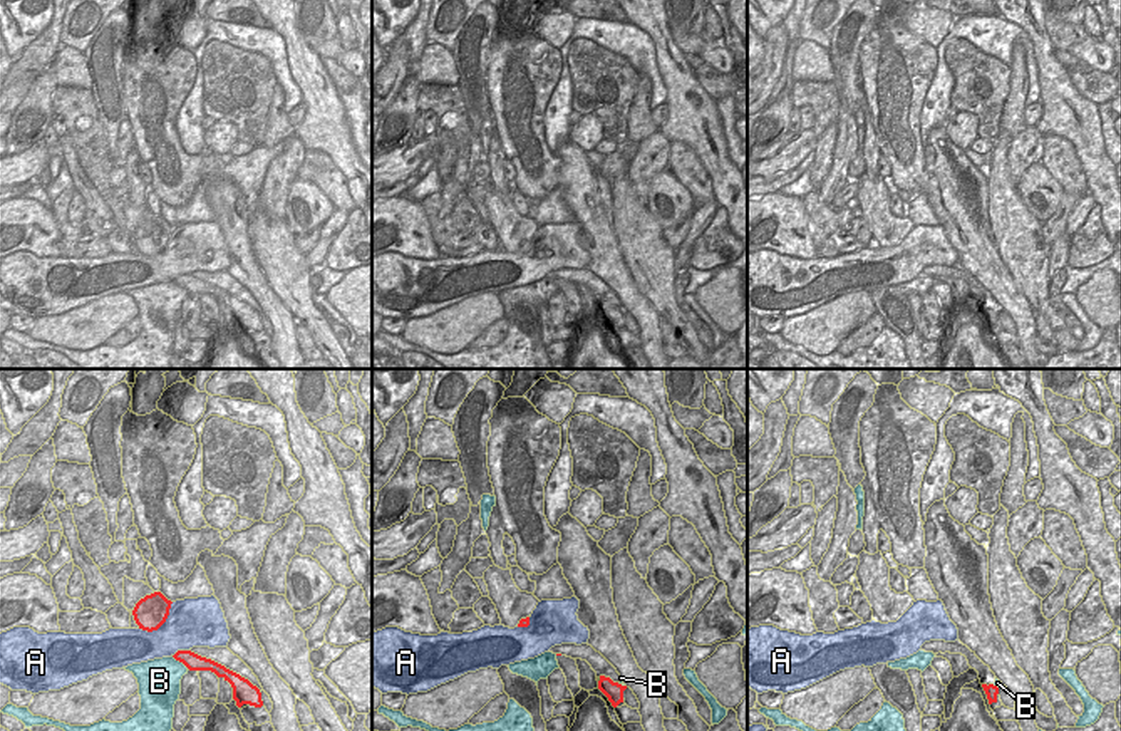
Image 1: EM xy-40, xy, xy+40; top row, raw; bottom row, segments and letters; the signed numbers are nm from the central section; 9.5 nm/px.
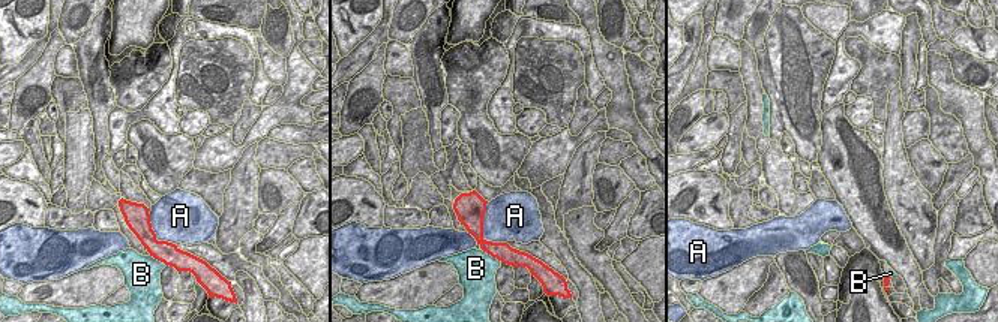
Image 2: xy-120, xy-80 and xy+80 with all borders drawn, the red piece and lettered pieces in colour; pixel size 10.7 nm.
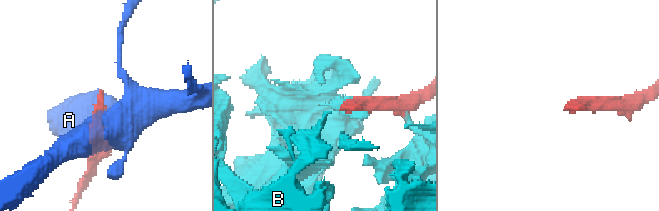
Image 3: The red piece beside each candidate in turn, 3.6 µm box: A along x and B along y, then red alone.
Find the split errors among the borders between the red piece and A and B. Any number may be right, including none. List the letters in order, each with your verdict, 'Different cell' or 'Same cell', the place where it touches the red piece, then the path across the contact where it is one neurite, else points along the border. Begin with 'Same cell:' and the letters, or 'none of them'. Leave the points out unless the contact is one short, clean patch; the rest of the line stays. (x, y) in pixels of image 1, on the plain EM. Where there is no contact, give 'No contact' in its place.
Same cell: none of them
A: Different cell. Touches red at xy-40 (161, 248)
B: Different cell. Touches red at xy-40 (180, 285)

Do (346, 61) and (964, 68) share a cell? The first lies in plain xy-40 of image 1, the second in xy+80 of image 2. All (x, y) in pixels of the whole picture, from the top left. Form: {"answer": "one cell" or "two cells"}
{"answer": "two cells"}

